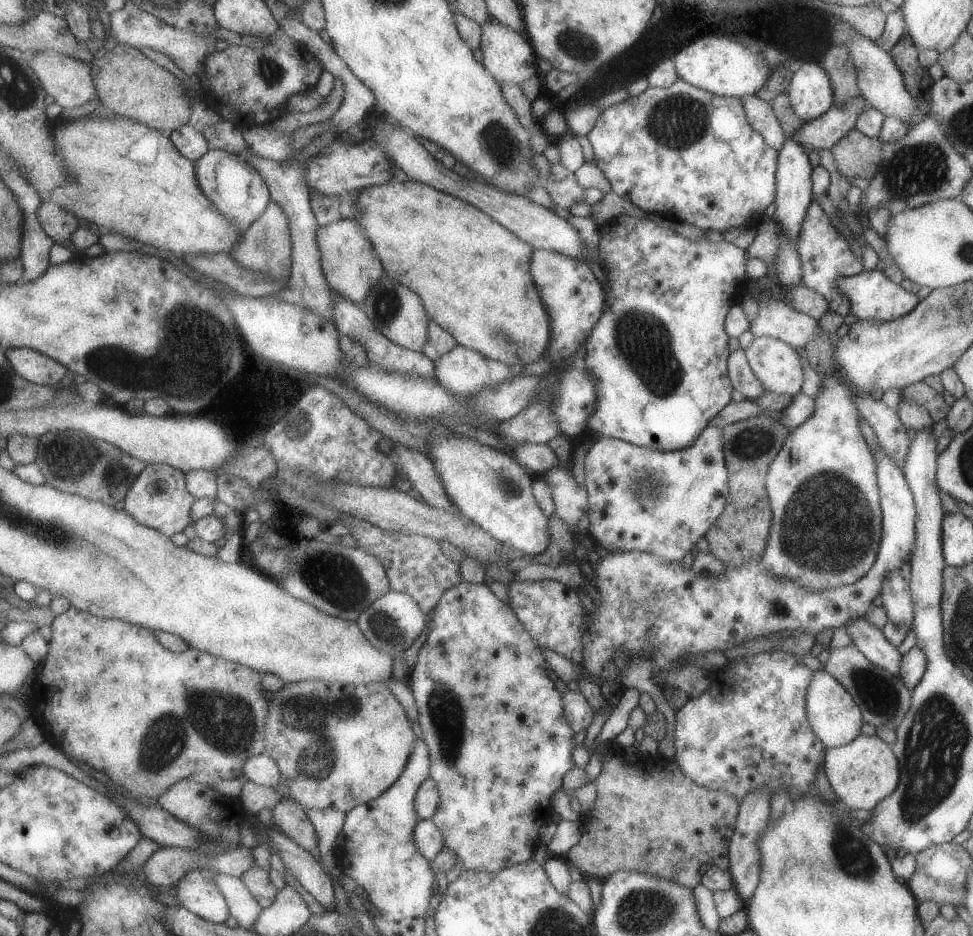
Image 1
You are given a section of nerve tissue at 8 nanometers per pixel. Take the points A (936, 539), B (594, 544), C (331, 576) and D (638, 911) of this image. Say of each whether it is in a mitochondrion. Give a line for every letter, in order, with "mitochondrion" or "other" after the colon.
A: other
B: other
C: mitochondrion
D: mitochondrion

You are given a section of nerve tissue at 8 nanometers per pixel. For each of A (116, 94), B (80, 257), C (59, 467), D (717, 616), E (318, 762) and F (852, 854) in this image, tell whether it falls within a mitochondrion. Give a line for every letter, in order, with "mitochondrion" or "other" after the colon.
A: other
B: other
C: mitochondrion
D: other
E: mitochondrion
F: mitochondrion

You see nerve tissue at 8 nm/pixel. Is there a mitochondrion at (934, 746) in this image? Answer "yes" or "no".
yes

